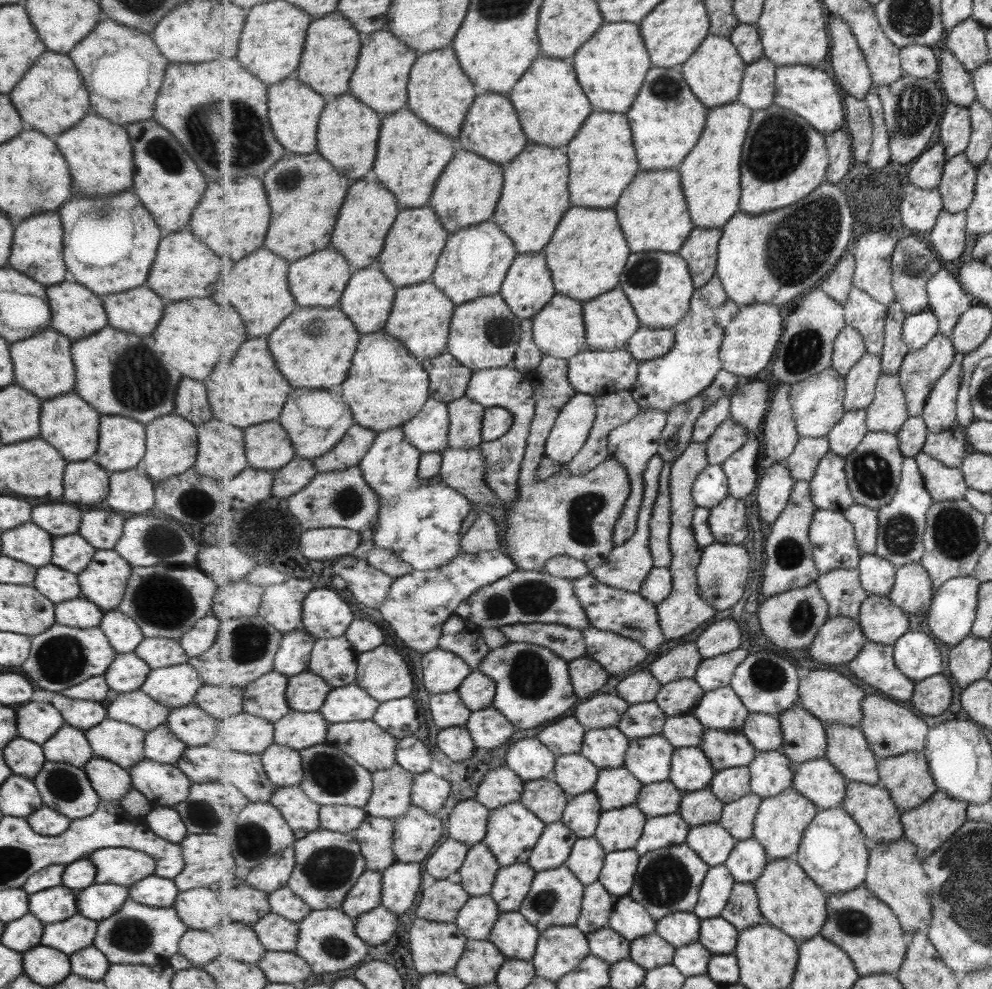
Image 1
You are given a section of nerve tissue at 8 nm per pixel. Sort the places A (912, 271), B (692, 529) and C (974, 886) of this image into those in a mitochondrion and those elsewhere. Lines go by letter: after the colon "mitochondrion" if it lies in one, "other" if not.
A: other
B: other
C: mitochondrion

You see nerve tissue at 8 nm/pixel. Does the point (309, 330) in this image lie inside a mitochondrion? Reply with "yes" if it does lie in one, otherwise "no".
yes

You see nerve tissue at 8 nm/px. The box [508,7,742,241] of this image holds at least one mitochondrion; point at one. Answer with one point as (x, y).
(664, 87)

